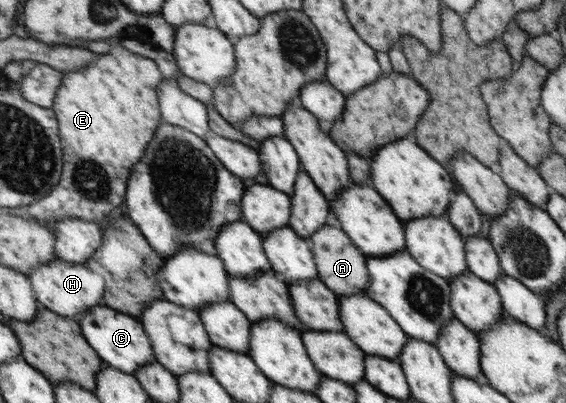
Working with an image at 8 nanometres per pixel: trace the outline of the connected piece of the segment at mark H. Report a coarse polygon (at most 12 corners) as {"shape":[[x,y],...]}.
{"shape":[[57,257],[28,276],[36,298],[79,322],[103,304],[104,278]]}

